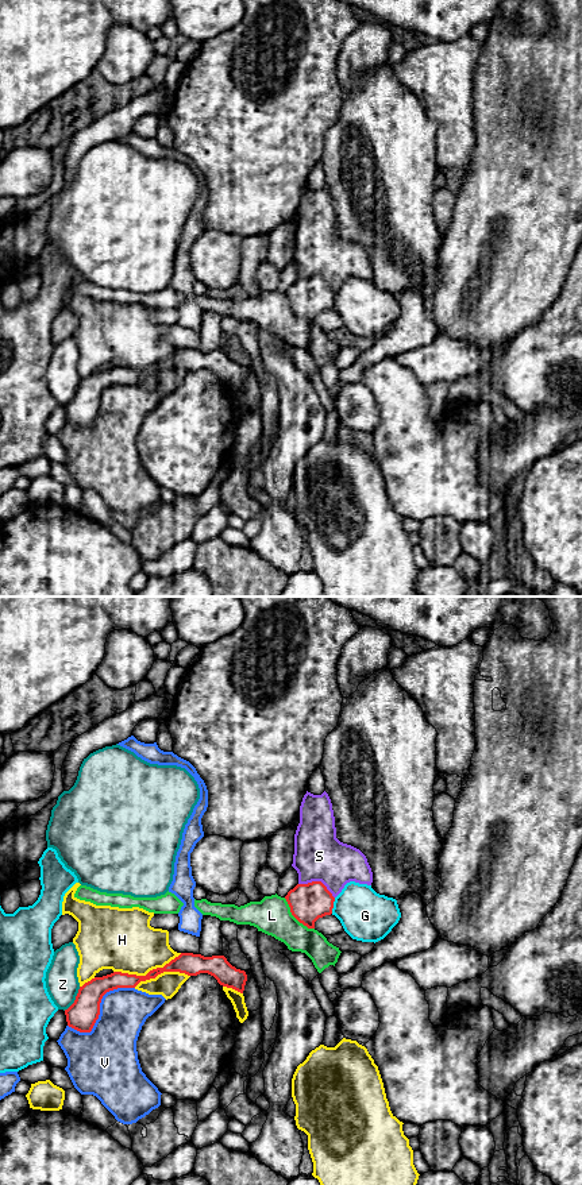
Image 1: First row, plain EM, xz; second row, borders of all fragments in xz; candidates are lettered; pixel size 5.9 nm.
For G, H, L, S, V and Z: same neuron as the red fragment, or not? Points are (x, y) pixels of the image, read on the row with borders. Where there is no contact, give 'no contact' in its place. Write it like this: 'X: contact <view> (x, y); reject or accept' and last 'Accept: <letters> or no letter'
G: contact xz (332, 906); reject
H: contact xz (149, 972); reject
L: contact xz (295, 917); reject
S: contact xz (318, 882); reject
V: contact xz (99, 1010); reject
Z: contact xz (76, 999); reject
Accept: no letter

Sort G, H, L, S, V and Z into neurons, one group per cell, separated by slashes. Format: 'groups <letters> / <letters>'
groups G / H / L / S / V / Z

